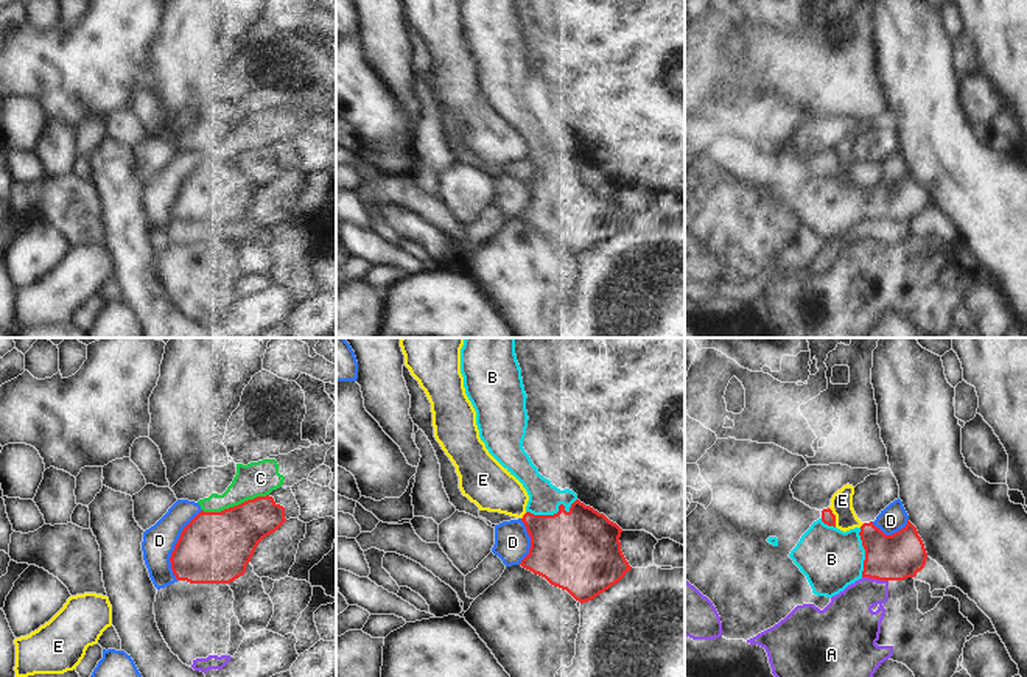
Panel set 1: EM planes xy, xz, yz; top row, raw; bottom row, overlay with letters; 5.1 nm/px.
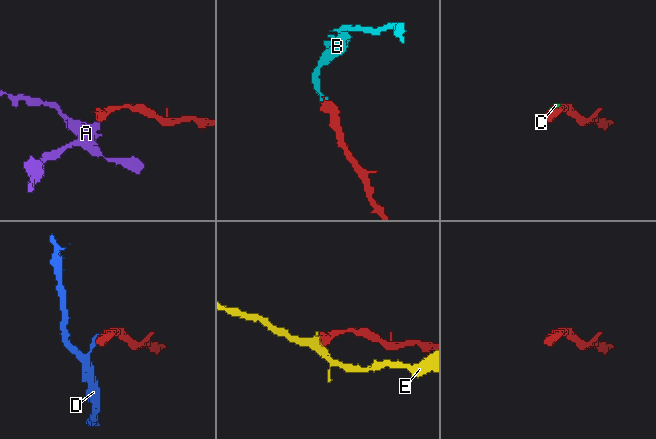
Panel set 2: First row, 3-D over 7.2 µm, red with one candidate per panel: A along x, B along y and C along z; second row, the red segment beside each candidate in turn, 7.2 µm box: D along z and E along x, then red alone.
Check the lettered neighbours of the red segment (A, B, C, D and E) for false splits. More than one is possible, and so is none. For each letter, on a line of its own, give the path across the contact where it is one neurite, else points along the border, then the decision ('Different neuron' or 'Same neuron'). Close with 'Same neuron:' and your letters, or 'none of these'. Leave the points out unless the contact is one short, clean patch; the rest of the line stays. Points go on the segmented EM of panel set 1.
A: Boundary: yz (862, 576), (887, 582). Different neuron
B: Same neuron
C: Boundary: xy (268, 494), (248, 498), (220, 511), (203, 511). Different neuron
D: Boundary: xy (201, 509), (184, 528), (171, 553), (170, 568), (176, 579). Different neuron
E: Boundary: yz (828, 508), (834, 515), (836, 526). Different neuron
Same neuron: B.

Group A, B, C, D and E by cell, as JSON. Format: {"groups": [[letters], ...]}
{"groups": [["A"], ["B"], ["C", "D"], ["E"]]}

